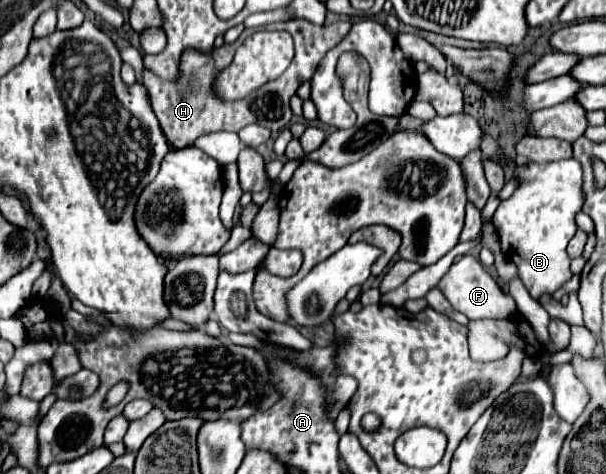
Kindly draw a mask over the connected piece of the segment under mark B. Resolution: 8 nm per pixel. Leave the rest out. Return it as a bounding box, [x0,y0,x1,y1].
[491,160,583,300]

